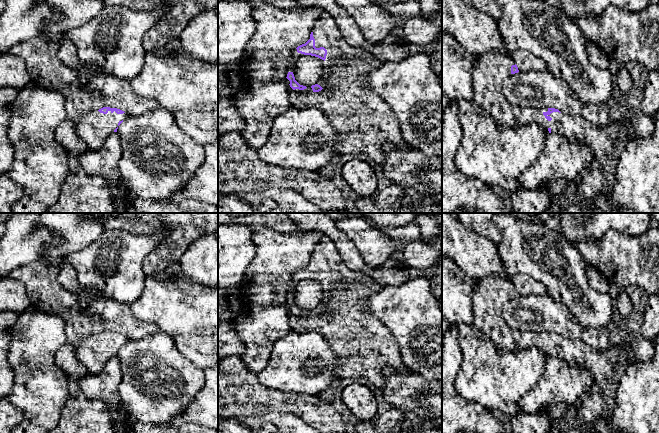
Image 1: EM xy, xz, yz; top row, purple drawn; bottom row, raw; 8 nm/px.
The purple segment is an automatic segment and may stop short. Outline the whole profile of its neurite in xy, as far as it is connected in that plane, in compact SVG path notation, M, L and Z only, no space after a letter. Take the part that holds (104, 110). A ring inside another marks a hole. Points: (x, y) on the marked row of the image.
M103 107L85 115L76 131L91 150L98 150L126 117L120 109Z

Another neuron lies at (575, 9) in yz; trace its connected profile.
M561 0L561 9L577 22L581 17L600 16L609 6L614 5L623 11L639 12L650 4L650 0Z

